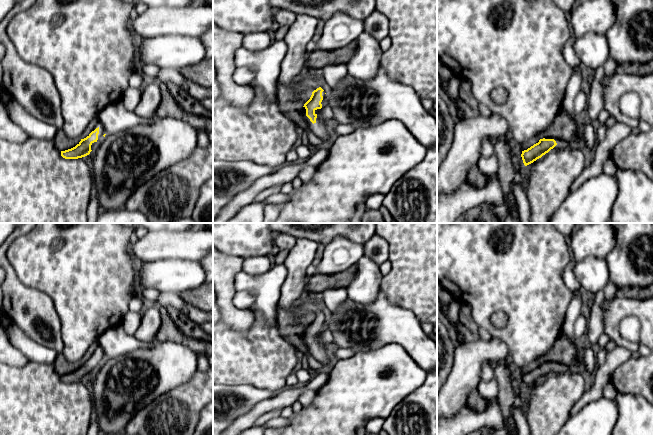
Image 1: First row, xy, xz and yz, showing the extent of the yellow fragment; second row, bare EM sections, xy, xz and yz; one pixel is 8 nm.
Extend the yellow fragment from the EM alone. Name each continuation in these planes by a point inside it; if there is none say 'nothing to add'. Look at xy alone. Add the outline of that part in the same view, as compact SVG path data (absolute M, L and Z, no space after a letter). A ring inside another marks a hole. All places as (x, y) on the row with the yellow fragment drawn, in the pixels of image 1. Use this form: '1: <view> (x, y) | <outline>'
1: xy (101, 129) | M97 121L97 123L95 124L94 128L93 128L93 131L98 128L99 129L99 134L98 134L98 140L94 143L92 143L91 145L91 150L93 150L95 147L98 146L98 144L103 140L104 138L104 134L105 134L105 130L104 130L104 127L102 125L101 122Z

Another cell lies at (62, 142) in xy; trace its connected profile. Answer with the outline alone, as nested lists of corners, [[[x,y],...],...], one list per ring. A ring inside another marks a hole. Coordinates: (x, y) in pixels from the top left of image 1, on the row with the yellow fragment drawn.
[[[58,130],[56,136],[53,139],[56,148],[60,151],[65,151],[75,147],[81,141],[80,138],[71,139],[66,136],[63,130]]]

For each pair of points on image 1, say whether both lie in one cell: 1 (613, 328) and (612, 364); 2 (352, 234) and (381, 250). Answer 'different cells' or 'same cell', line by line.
1: different cells
2: different cells

